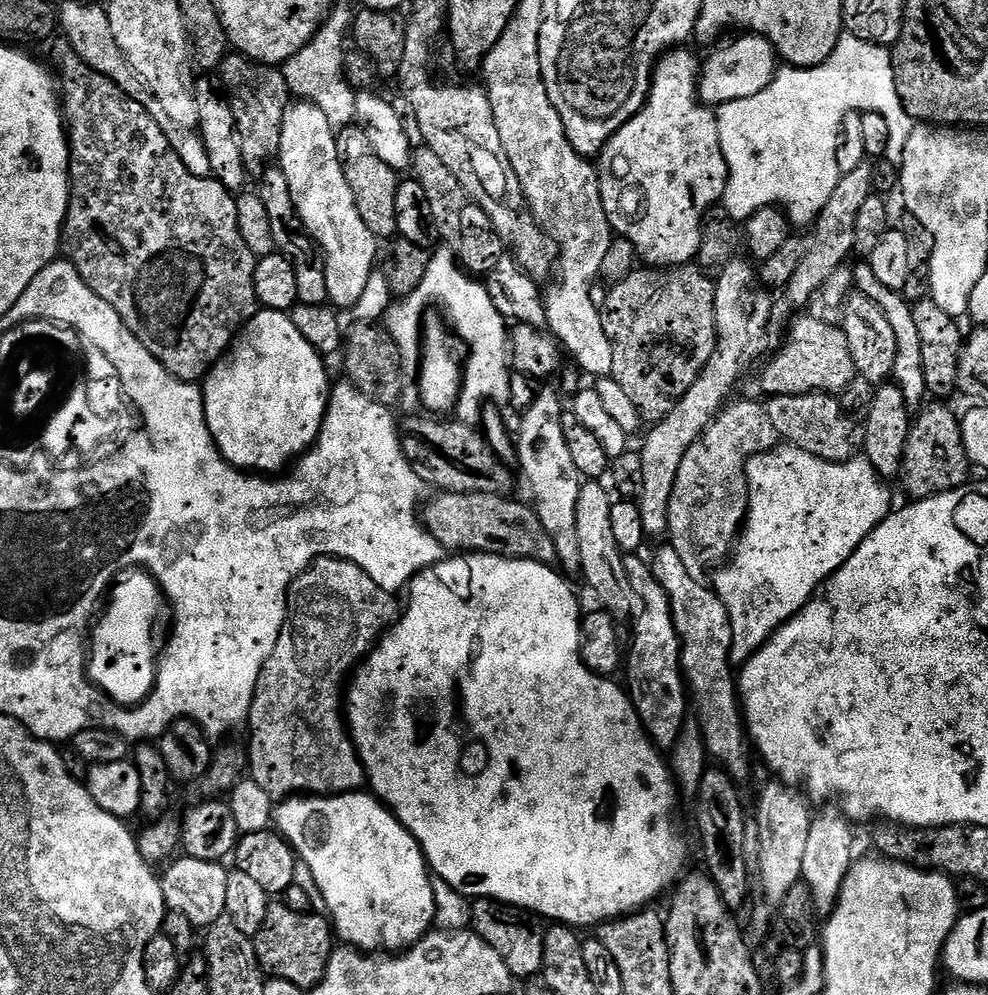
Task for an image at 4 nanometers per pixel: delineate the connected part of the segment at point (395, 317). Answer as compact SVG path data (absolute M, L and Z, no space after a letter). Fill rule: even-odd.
M451 251L440 252L431 257L426 270L426 278L408 296L392 302L383 316L383 327L400 351L400 367L415 369L422 354L422 325L425 323L424 311L431 304L437 304L444 311L452 328L464 339L464 344L472 348L472 361L467 361L462 376L460 399L456 401L455 415L463 424L473 426L481 423L485 405L507 401L510 390L510 357L508 355L509 325L494 308L485 285L479 279L465 272Z

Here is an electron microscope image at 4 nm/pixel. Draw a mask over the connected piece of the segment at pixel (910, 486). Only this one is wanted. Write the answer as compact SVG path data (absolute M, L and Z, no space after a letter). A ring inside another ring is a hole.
M928 402L915 413L912 424L908 428L908 437L904 447L904 457L900 462L899 483L904 483L904 488L909 492L913 501L925 500L931 496L937 496L943 492L949 492L955 488L963 488L969 483L970 465L966 446L962 446L962 434L957 413L952 413L944 402Z

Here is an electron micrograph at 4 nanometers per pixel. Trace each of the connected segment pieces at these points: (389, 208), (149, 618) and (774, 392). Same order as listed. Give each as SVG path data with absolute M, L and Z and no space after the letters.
M357 126L339 129L336 145L338 162L346 174L350 194L354 194L354 206L358 206L358 214L362 214L362 222L366 222L366 230L370 230L370 234L374 234L377 241L393 239L397 235L398 226L398 218L394 210L394 198L398 198L398 186L401 182L398 172L378 158L377 151L370 146L366 134Z
M134 570L131 571L126 577L123 577L111 591L110 597L112 596L112 600L102 618L97 624L93 627L91 636L90 636L90 649L88 652L88 663L86 666L86 671L89 679L92 683L99 688L109 699L115 701L116 704L121 707L136 707L137 704L140 704L141 701L145 699L152 692L152 689L155 688L156 683L156 669L158 667L158 646L156 648L154 644L154 628L156 626L156 622L158 620L158 616L160 614L161 606L164 606L164 598L161 593L159 584L155 580L152 579L146 572L142 570Z
M807 314L797 315L792 322L788 345L765 366L760 376L760 388L765 392L765 397L811 392L839 394L843 388L850 386L857 373L854 358L847 346L846 334L837 325L818 322Z

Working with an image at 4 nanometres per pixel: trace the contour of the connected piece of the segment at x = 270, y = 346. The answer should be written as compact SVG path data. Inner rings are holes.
M267 310L257 311L255 318L249 320L248 323L240 329L230 351L221 356L220 363L214 365L212 371L209 372L202 381L206 426L218 446L218 450L224 455L224 461L234 465L235 468L247 470L252 474L280 474L283 473L293 461L303 456L320 436L320 427L322 426L324 415L328 409L330 383L328 384L328 372L324 369L324 364L326 364L325 357L321 356L319 352L316 352L314 346L310 346L310 342L306 342L306 338L302 338L302 334L298 334L298 329L294 327L294 322L289 313L269 312Z

